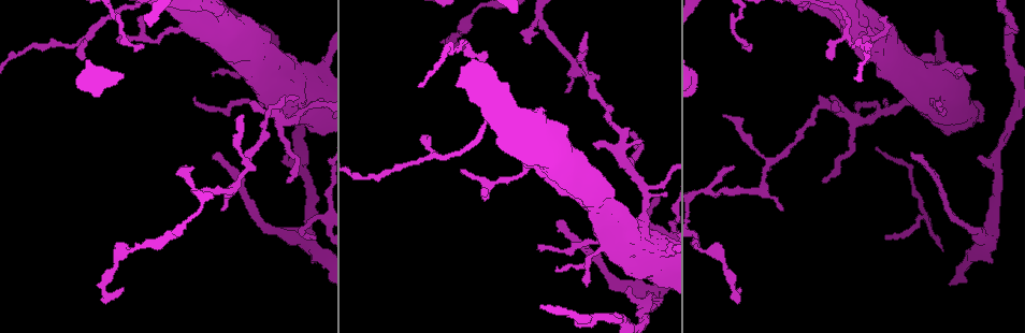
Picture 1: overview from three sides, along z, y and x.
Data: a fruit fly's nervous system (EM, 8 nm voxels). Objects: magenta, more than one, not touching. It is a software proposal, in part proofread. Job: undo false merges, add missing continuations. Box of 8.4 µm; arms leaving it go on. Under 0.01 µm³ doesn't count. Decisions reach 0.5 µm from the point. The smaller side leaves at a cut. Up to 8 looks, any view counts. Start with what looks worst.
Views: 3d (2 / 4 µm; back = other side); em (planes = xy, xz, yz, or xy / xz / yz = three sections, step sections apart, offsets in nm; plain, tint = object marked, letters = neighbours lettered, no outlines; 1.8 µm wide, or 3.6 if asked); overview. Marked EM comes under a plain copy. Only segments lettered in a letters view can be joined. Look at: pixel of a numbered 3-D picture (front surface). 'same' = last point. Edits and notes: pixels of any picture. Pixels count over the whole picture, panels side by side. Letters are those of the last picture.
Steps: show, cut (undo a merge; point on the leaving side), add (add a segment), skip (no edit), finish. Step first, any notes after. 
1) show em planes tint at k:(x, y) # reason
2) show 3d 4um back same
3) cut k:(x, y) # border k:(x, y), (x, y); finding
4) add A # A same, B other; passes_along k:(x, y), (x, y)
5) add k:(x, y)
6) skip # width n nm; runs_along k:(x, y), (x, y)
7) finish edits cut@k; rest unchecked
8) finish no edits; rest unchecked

show em 3.6um planes tint at 1:(930, 94) # closes a loop

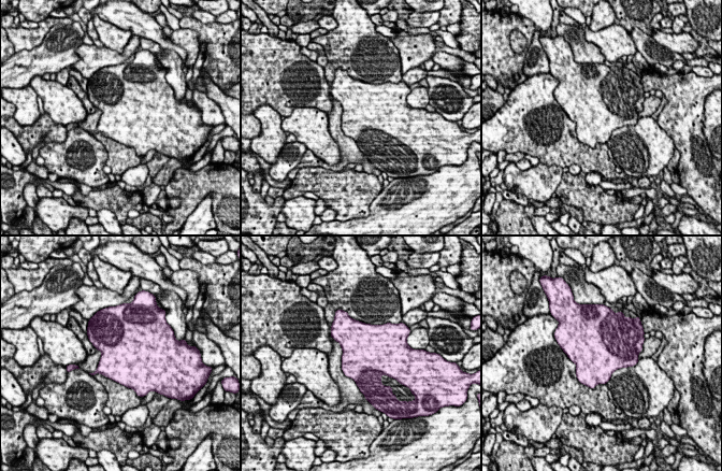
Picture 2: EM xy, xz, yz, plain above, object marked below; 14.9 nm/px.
show em 3.6um planes letters same

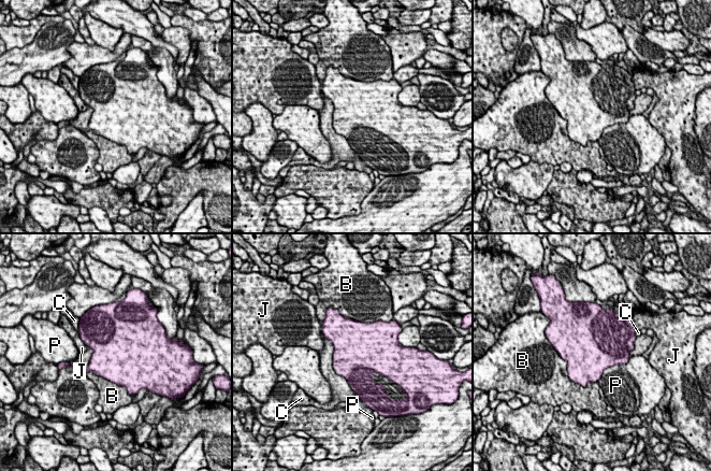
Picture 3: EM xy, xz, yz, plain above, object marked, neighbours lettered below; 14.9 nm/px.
skip # width 850 nm; B other, C other, J other, P other; border 3:(629, 356), (607, 367), (597, 381); one cell here

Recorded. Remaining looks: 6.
show em planes letters at 1:(562, 221) # thin end

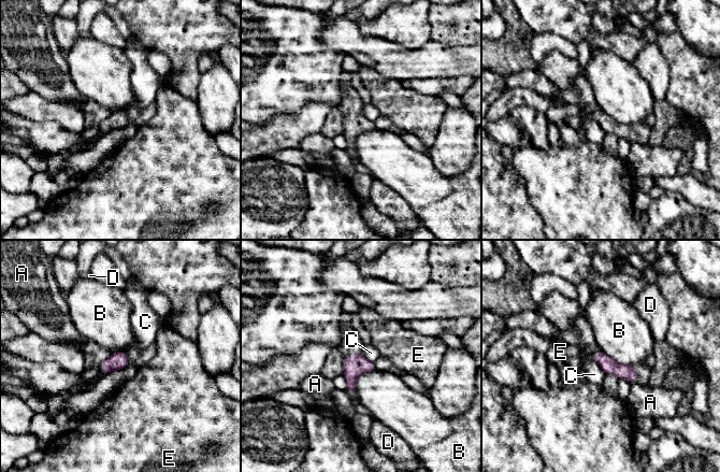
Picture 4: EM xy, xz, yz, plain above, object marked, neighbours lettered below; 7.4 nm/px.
skip # A other, B other, C other, D other, E other; runs_along 4:(595, 356), (634, 378); no lettered segment goes on from it

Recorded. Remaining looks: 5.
show 3d 2um at 1:(739, 289) # end of a long branch

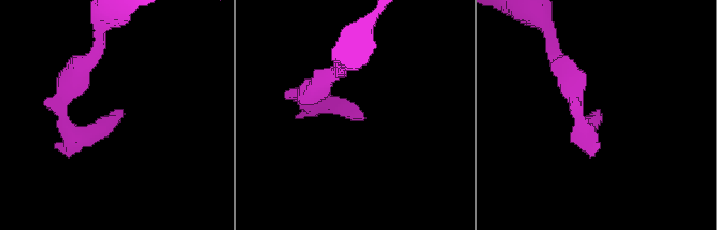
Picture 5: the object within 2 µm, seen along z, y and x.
show em 3.6um planes letters at 5:(362, 117) # need the tissue

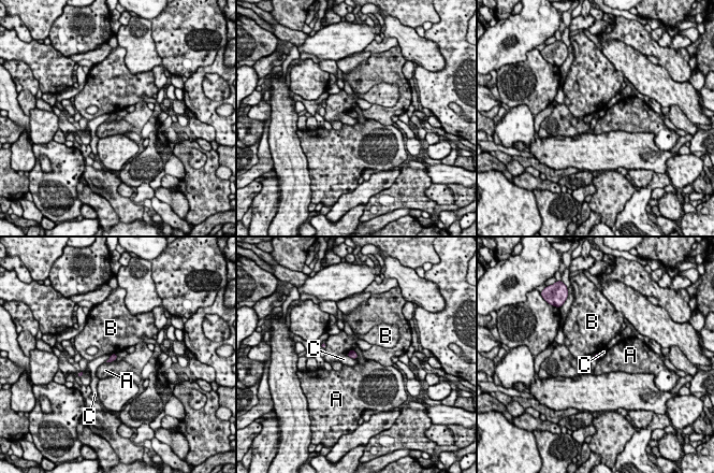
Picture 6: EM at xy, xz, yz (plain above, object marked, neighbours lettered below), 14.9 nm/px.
skip # A other, B other, C other; border 6:(346, 355), (356, 359); none of them fits

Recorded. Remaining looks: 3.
show 3d 4um at 1:(618, 287) # sudden change in width

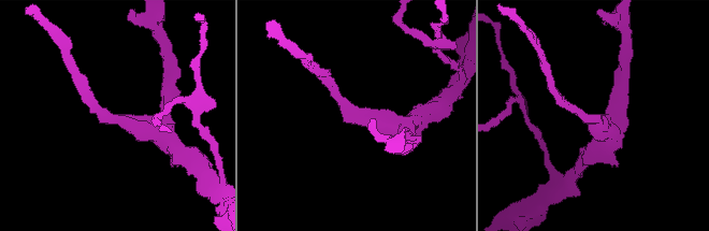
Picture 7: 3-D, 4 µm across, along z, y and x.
show em 3.6um planes letters at 7:(595, 117) # need the tissue

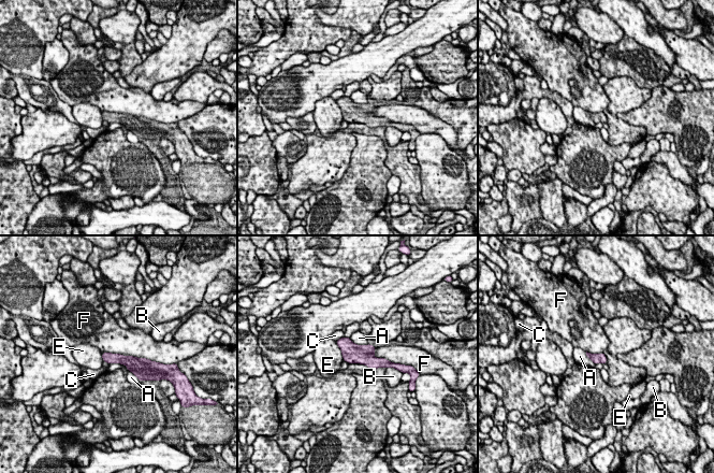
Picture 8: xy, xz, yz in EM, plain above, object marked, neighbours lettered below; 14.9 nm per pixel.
skip # A other, B other, C other, E other, F other; runs_along 8:(339, 342), (353, 354), (387, 364); one cell here

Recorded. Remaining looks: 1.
finish no edits; rest unchecked

